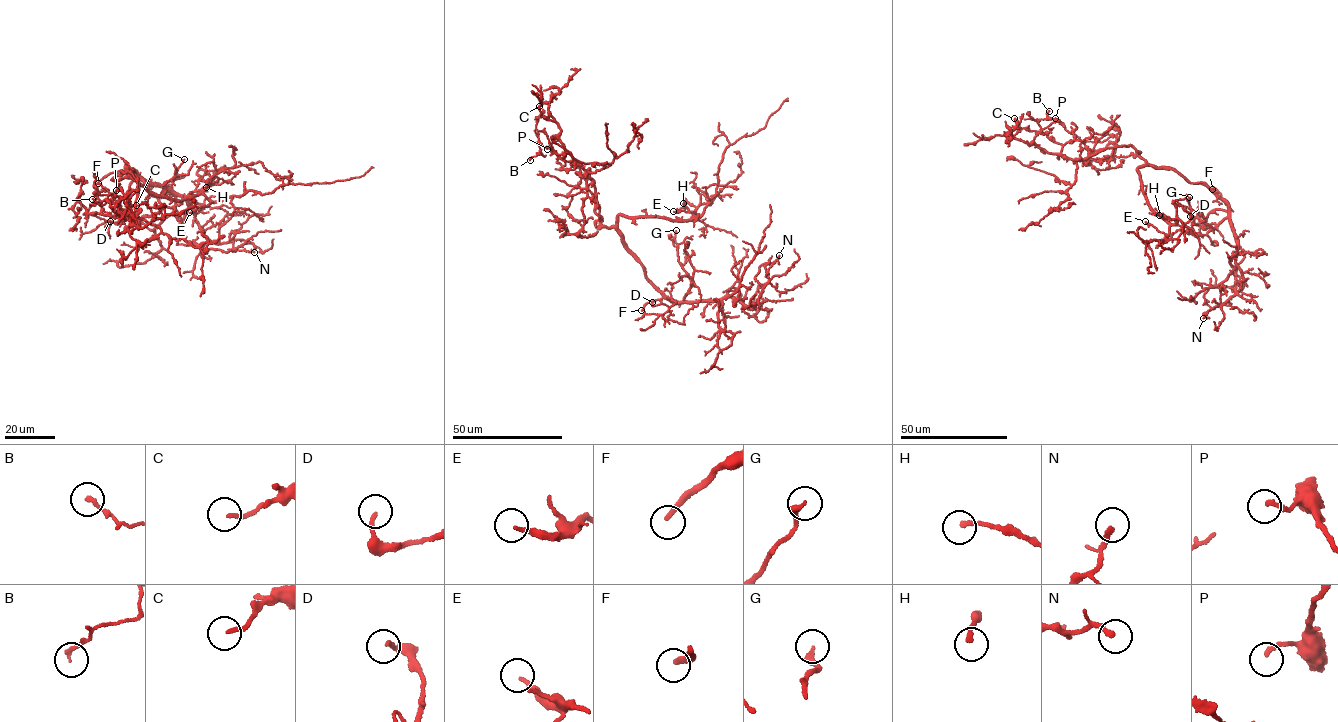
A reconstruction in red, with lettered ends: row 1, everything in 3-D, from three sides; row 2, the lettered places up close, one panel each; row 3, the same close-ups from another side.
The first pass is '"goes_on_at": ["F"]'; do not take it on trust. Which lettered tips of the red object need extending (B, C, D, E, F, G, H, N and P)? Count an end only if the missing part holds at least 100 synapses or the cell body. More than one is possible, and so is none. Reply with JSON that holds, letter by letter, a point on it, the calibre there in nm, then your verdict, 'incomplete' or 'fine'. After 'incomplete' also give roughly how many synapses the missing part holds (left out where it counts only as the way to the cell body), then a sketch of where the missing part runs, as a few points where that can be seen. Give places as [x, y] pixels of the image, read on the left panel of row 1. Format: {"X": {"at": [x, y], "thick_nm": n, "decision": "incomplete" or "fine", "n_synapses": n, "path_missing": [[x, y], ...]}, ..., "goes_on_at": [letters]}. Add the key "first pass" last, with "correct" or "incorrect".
{"B": {"at": [92, 199], "thick_nm": 140, "decision": "fine"}, "C": {"at": [136, 205], "thick_nm": 170, "decision": "fine"}, "D": {"at": [110, 221], "thick_nm": 180, "decision": "fine"}, "E": {"at": [189, 212], "thick_nm": 170, "decision": "fine"}, "F": {"at": [98, 183], "thick_nm": 240, "decision": "incomplete", "path_missing": [[98, 183], [73, 199], [46, 200], [50, 197], [30, 206], [22, 206], [2, 186], [0, 189]]}, "G": {"at": [184, 159], "thick_nm": 240, "decision": "fine"}, "H": {"at": [206, 187], "thick_nm": 200, "decision": "fine"}, "N": {"at": [254, 252], "thick_nm": 220, "decision": "fine"}, "P": {"at": [116, 190], "thick_nm": 200, "decision": "fine"}, "goes_on_at": ["F"], "first pass": "correct"}

